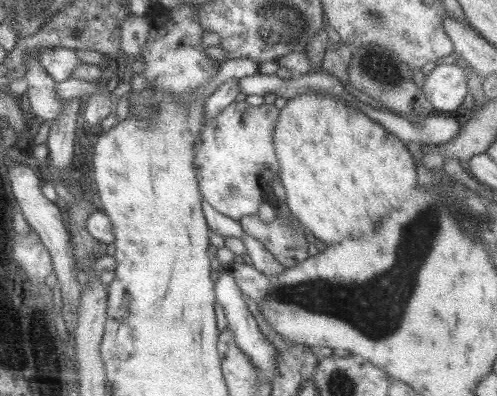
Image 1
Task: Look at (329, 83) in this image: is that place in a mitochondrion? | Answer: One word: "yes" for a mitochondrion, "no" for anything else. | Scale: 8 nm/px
no

